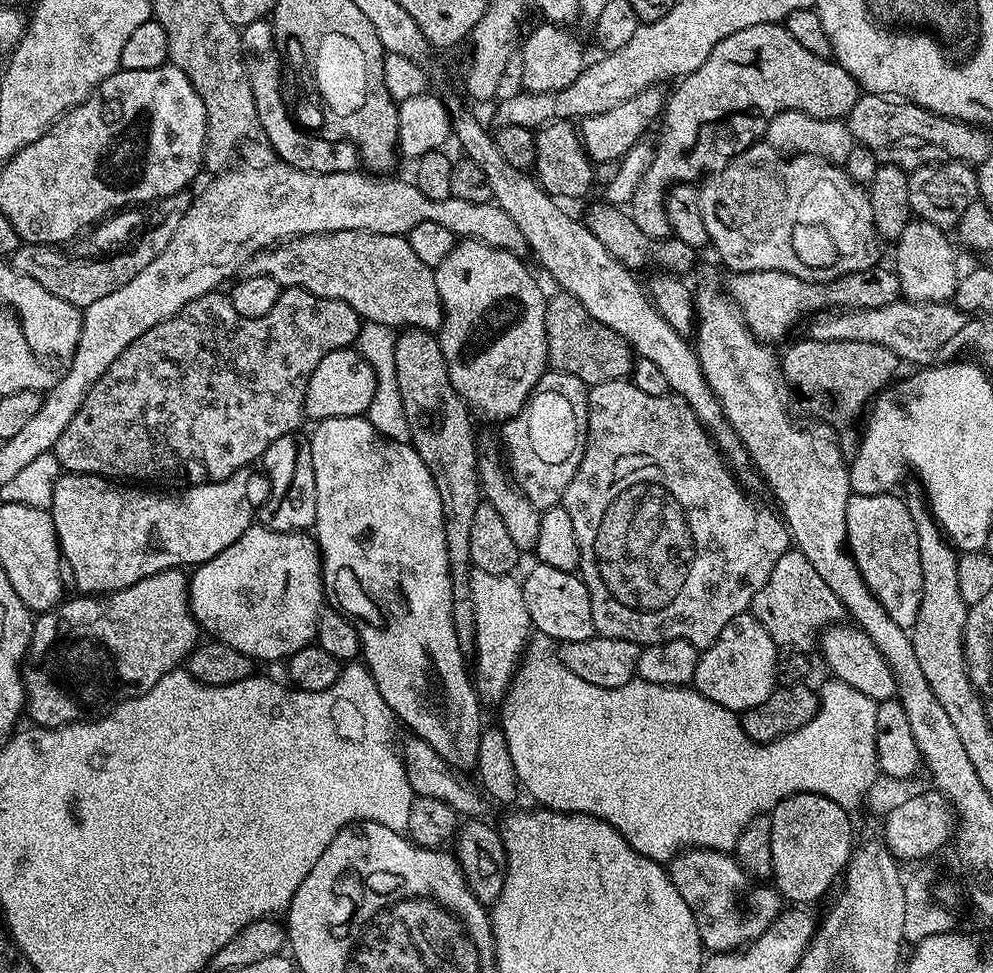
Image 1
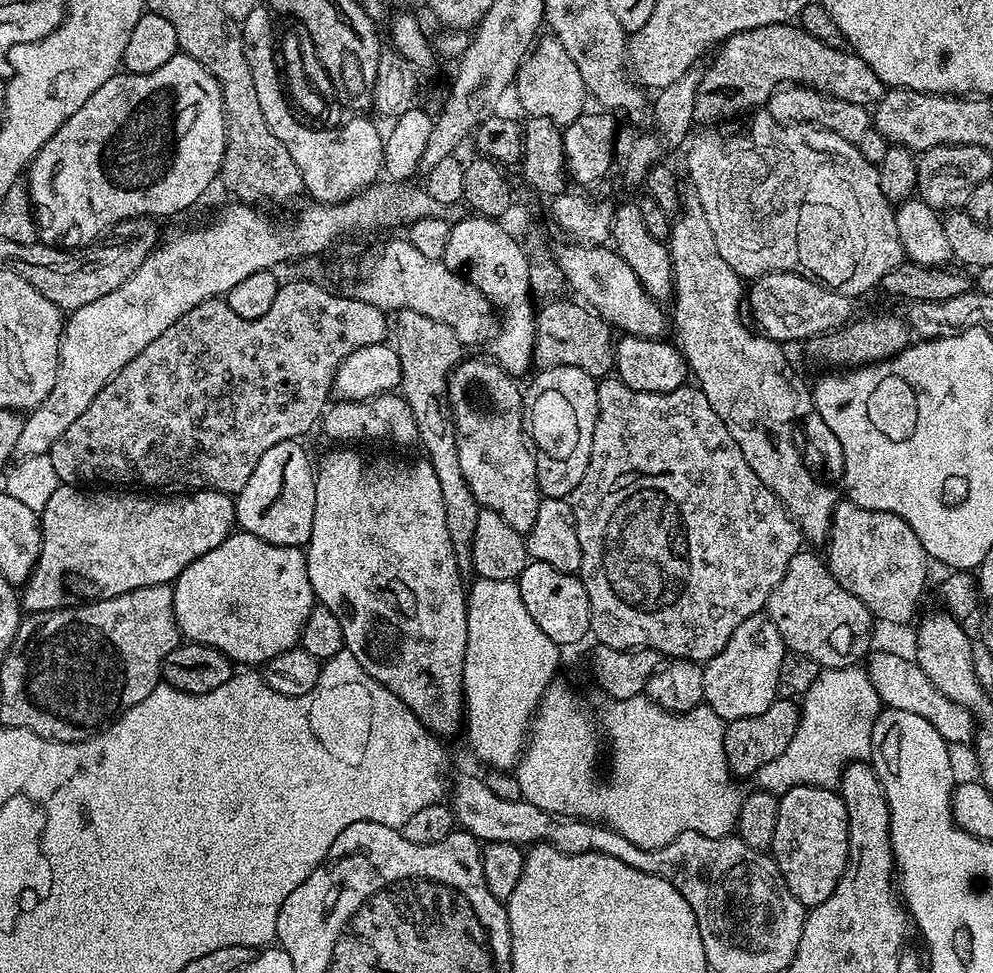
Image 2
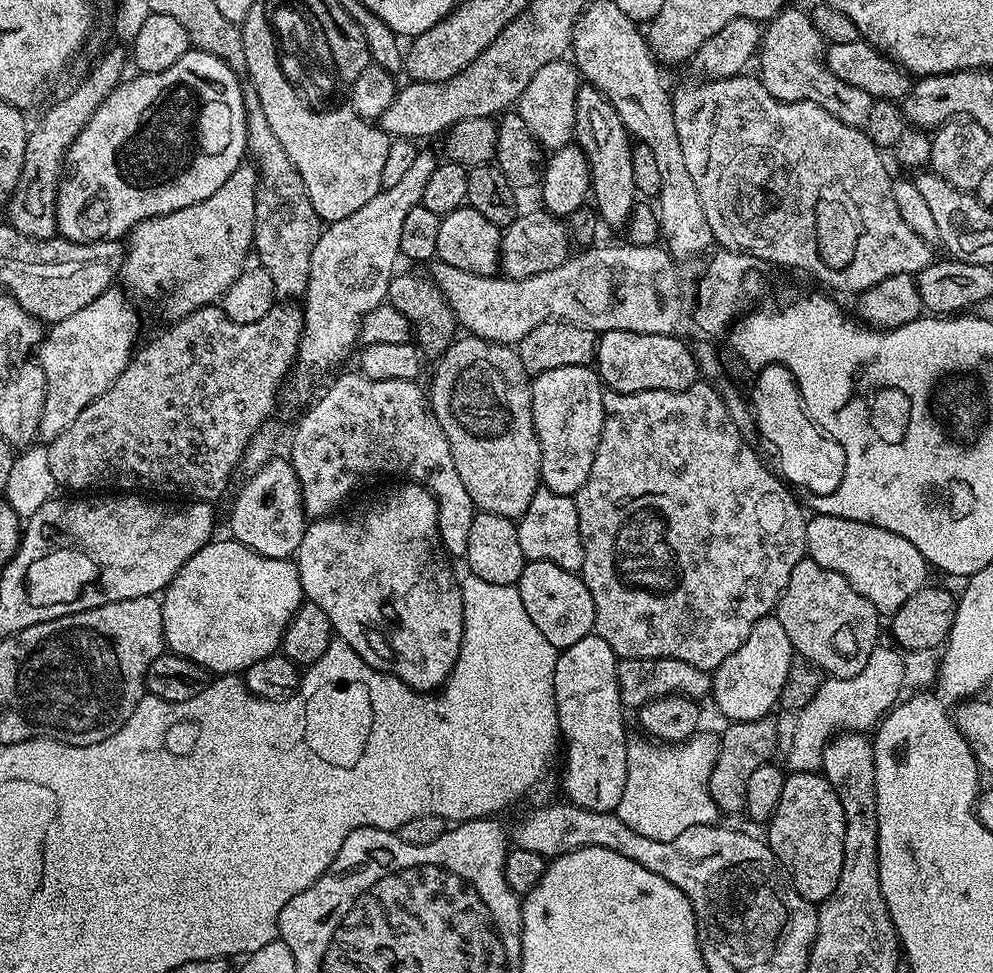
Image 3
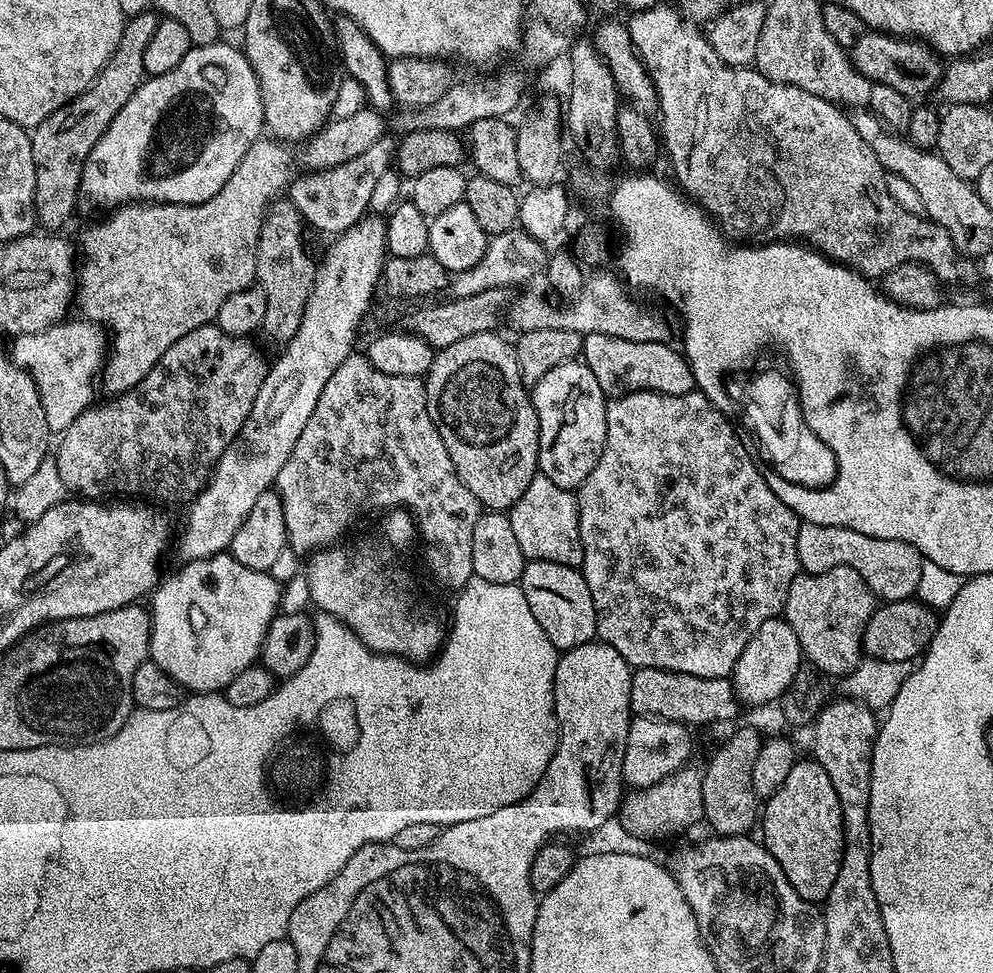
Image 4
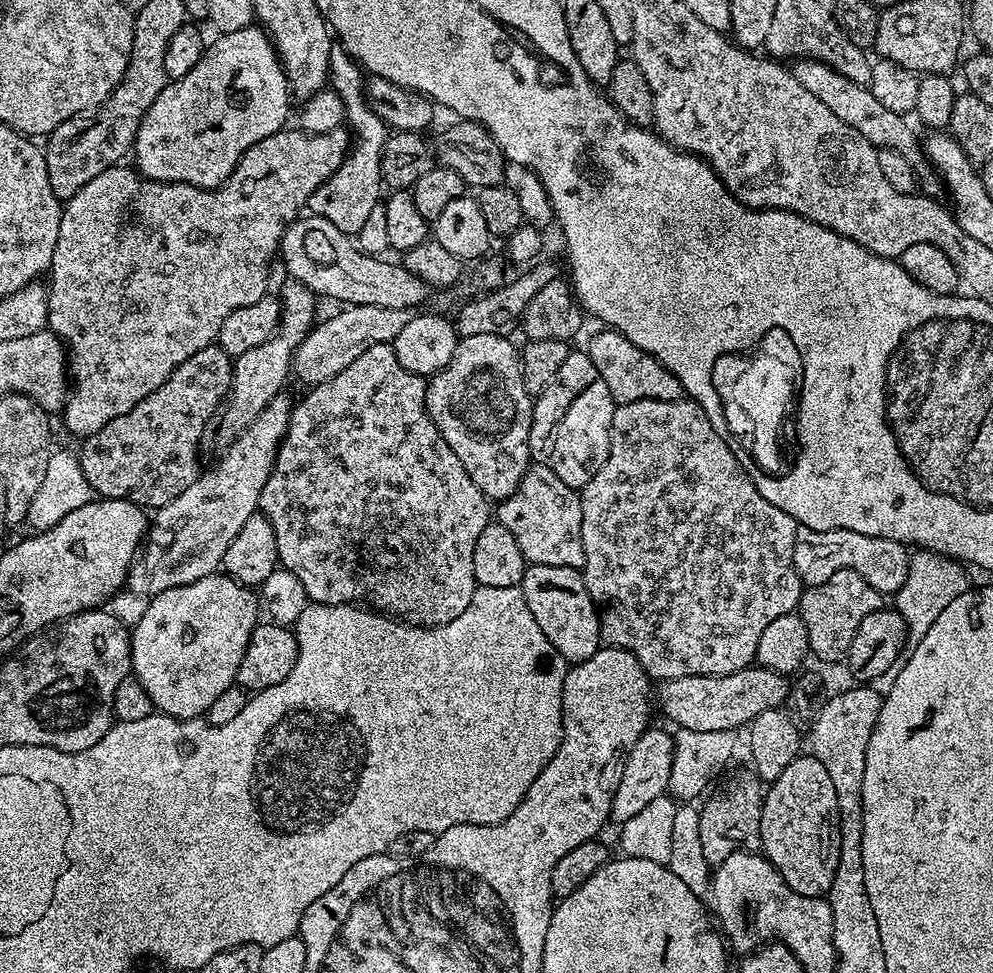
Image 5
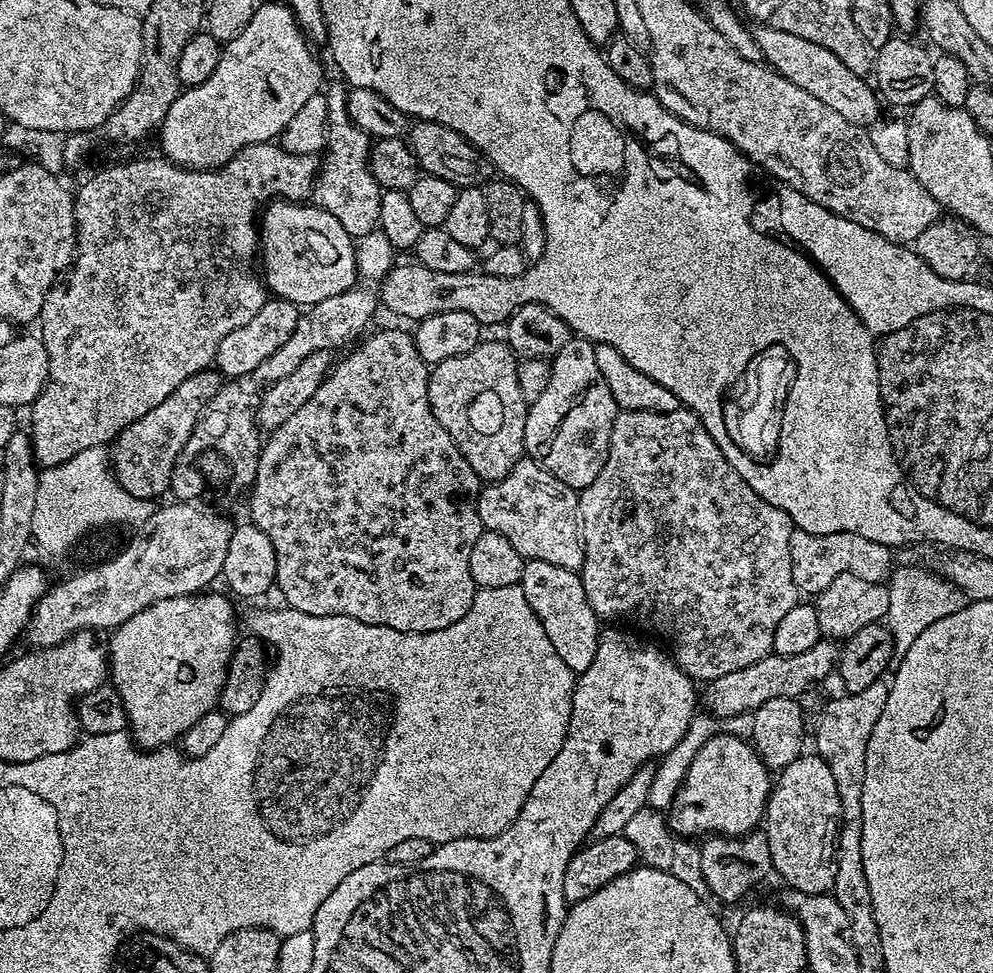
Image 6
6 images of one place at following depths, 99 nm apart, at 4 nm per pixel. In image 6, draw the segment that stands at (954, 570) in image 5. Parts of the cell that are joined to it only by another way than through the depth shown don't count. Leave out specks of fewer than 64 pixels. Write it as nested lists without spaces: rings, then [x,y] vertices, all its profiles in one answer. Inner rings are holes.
[[[897,565],[889,577],[886,584],[890,594],[889,609],[884,619],[892,636],[894,652],[888,663],[888,672],[895,674],[914,641],[926,630],[926,627],[932,626],[938,622],[939,618],[944,618],[949,614],[954,614],[965,607],[968,603],[967,596],[960,588],[954,586],[949,580],[945,579],[937,571],[926,570],[918,566],[900,566]]]

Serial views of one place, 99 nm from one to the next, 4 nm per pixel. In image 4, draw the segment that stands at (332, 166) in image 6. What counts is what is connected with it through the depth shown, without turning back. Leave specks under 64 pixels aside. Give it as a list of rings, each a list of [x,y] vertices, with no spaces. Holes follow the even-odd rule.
[[[381,136],[374,142],[374,146],[366,150],[366,154],[360,154],[350,162],[322,172],[306,172],[293,180],[290,199],[309,229],[317,228],[320,232],[339,234],[364,219],[370,209],[374,185],[382,174],[389,171],[394,160],[397,141],[391,140],[390,136]]]

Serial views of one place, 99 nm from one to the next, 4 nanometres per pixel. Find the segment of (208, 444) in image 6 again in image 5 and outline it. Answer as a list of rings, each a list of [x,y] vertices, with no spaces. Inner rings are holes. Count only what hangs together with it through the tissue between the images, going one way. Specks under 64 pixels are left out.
[[[288,278],[285,281],[285,284],[280,288],[280,292],[278,291],[280,325],[276,327],[276,332],[270,338],[266,338],[266,342],[262,342],[262,346],[254,346],[254,350],[246,350],[246,354],[235,357],[232,365],[232,388],[228,391],[228,399],[218,416],[220,436],[224,439],[224,442],[235,440],[242,430],[246,430],[246,426],[250,426],[250,422],[254,422],[254,418],[258,418],[258,414],[262,414],[262,410],[266,410],[266,406],[275,396],[279,396],[285,391],[284,383],[290,380],[294,354],[300,343],[308,337],[308,333],[317,323],[316,303],[318,303],[318,297],[316,293],[297,280]]]

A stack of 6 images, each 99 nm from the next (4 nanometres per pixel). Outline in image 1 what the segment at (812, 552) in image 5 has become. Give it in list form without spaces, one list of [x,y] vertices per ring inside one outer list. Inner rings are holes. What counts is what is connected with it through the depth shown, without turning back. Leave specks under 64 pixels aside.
[[[883,492],[877,496],[862,494],[853,495],[846,502],[846,534],[848,542],[847,551],[851,552],[866,586],[882,602],[886,614],[898,622],[905,630],[911,630],[918,618],[919,600],[922,598],[922,568],[918,562],[918,538],[916,527],[910,518],[910,510],[903,499],[899,500],[892,492]]]

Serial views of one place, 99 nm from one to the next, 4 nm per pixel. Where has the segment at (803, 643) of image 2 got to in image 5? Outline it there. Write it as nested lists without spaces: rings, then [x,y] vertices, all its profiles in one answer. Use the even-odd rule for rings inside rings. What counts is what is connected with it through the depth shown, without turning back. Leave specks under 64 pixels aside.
[[[838,570],[826,578],[826,582],[805,587],[800,593],[798,615],[806,626],[808,650],[820,660],[840,660],[847,657],[850,642],[854,642],[854,633],[866,618],[882,607],[882,594],[866,582],[854,570]]]

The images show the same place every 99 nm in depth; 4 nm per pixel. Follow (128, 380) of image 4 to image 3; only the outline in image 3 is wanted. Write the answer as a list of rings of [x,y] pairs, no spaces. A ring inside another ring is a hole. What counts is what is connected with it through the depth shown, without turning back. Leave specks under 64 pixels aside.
[[[241,162],[234,174],[230,174],[230,178],[226,178],[226,182],[222,182],[222,186],[214,190],[214,194],[210,194],[210,198],[194,202],[194,206],[182,206],[182,210],[174,210],[165,216],[155,216],[137,224],[126,240],[124,264],[120,267],[119,275],[122,284],[124,280],[123,287],[129,293],[137,292],[148,300],[164,299],[164,312],[172,316],[168,318],[179,318],[199,308],[215,305],[232,285],[234,278],[238,278],[238,274],[244,271],[244,259],[253,251],[252,231],[257,183],[255,167],[251,163]]]

